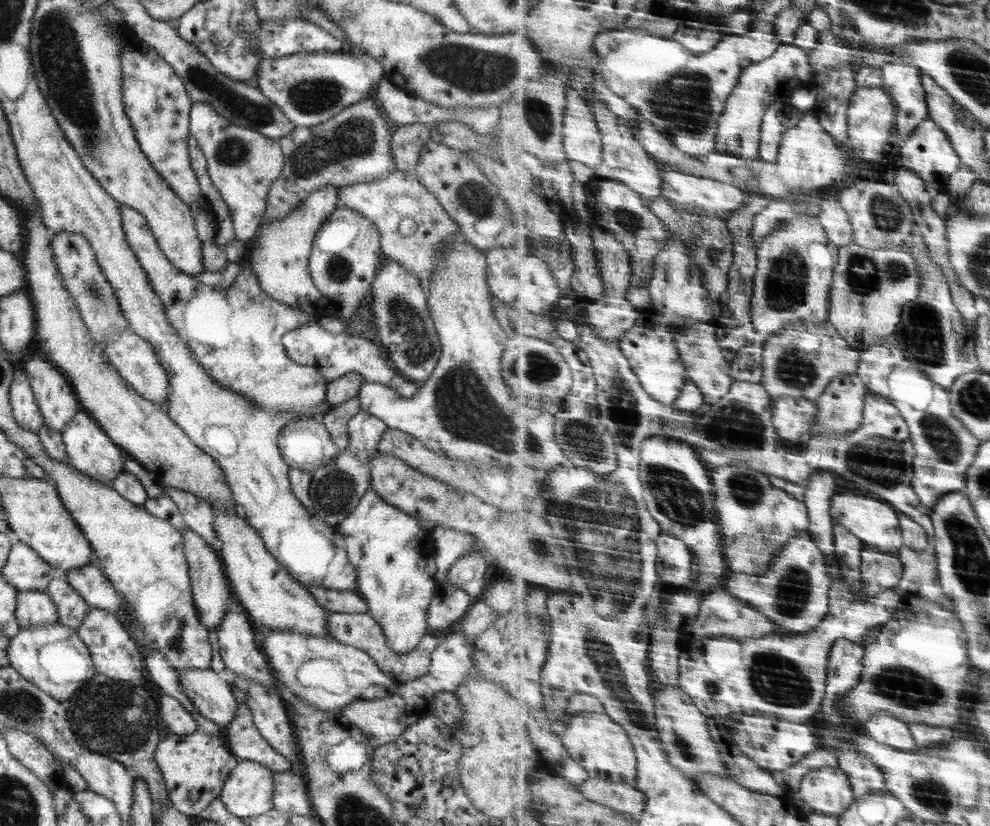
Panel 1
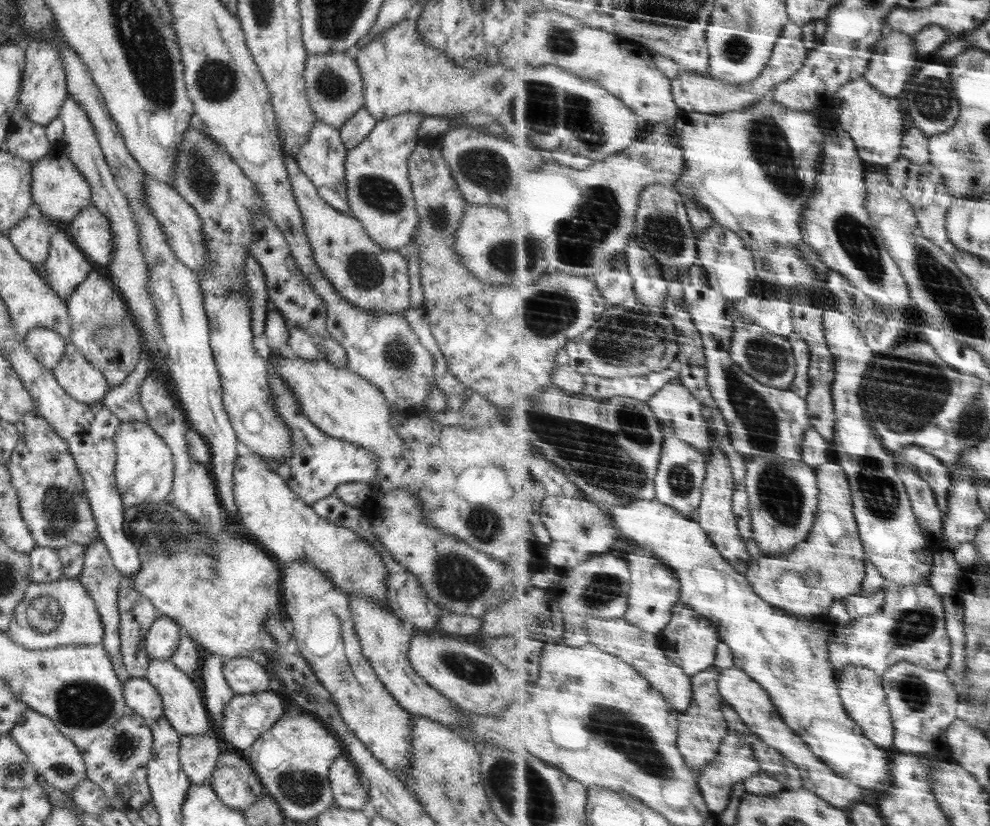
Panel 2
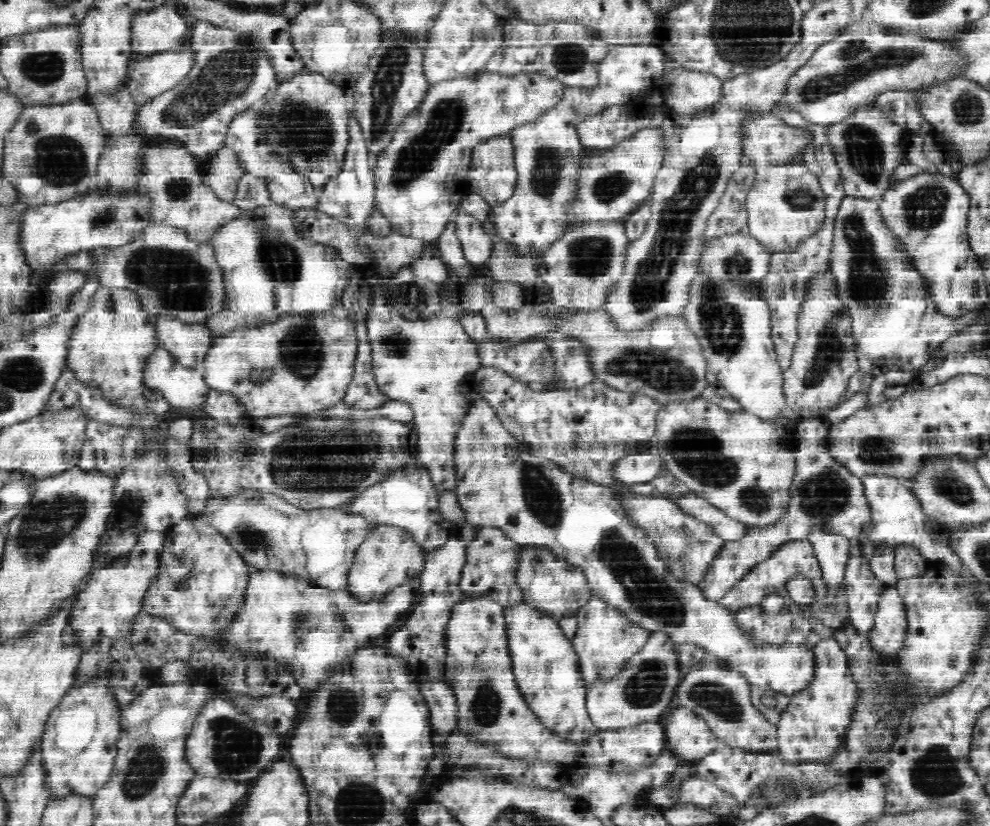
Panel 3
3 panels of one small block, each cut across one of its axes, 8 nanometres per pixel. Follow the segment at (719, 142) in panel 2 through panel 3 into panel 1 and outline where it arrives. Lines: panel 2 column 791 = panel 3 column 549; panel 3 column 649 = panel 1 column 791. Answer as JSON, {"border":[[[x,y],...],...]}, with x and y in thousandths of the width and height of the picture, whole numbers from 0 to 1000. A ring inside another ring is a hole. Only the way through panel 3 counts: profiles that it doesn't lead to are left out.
{"border":[[[790,52],[790,54],[776,70],[770,73],[768,76],[759,77],[759,80],[755,81],[751,90],[748,90],[748,94],[746,99],[744,99],[744,104],[740,107],[740,111],[738,111],[738,116],[734,119],[734,126],[732,126],[732,133],[730,133],[730,138],[728,138],[728,143],[726,143],[726,148],[724,148],[724,162],[722,162],[722,172],[724,173],[726,180],[730,185],[738,185],[742,189],[747,189],[757,194],[762,195],[763,192],[768,191],[768,172],[769,172],[769,150],[771,148],[771,140],[773,140],[773,136],[775,136],[775,131],[781,126],[781,123],[785,122],[787,119],[789,121],[796,120],[797,115],[802,113],[804,109],[810,108],[813,104],[820,103],[819,90],[821,90],[821,81],[819,81],[819,76],[817,76],[817,64],[811,58],[803,56],[801,53]]]}

